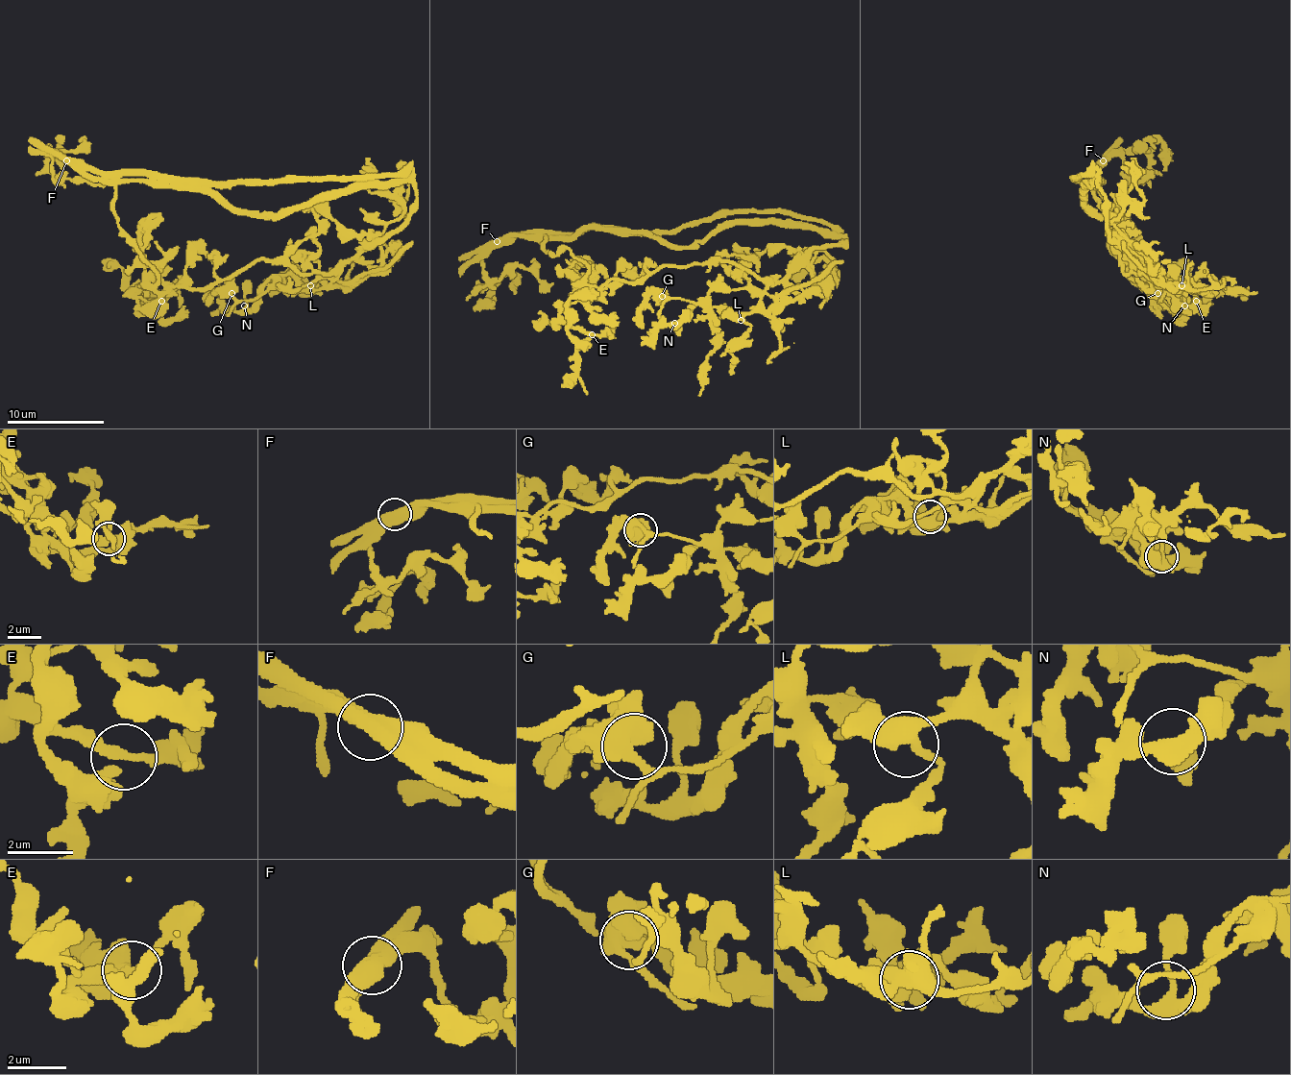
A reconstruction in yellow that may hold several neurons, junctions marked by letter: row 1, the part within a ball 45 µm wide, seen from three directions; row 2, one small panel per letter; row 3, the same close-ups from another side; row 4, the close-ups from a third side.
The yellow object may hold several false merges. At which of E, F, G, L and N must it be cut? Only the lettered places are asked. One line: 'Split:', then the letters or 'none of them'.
Split: F

